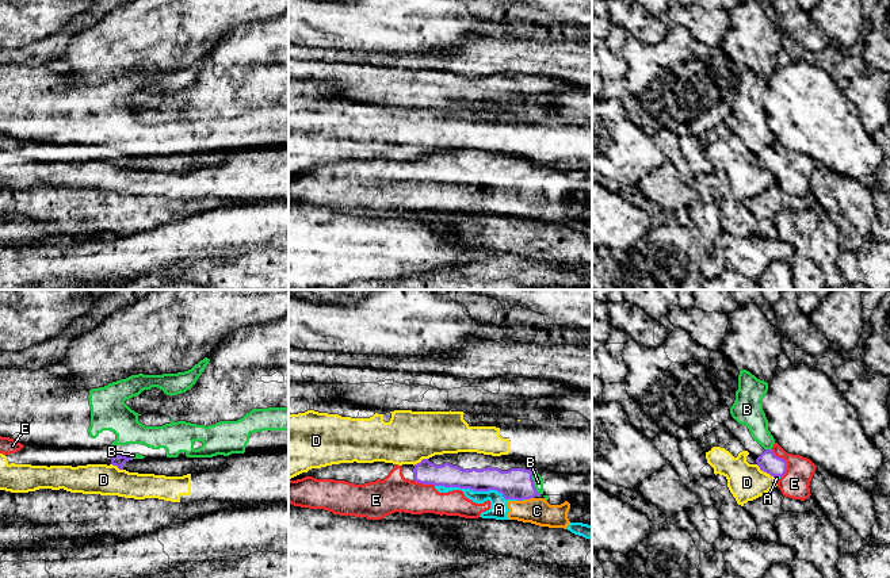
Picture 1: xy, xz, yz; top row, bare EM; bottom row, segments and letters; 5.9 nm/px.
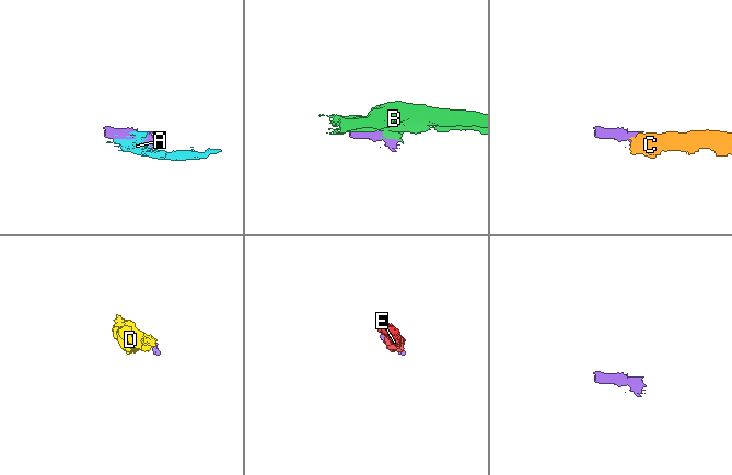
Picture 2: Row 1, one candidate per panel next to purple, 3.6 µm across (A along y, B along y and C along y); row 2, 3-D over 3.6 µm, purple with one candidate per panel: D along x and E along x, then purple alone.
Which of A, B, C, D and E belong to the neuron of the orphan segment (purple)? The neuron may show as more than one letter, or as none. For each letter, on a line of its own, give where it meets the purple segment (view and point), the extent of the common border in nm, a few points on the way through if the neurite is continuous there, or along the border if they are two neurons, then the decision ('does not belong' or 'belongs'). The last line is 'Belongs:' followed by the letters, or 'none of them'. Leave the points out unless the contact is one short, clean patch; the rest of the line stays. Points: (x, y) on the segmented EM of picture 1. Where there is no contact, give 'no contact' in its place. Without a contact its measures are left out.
A: meets purple in xz at (477, 490); contact 500 nm long; belongs
B: meets purple in xz at (533, 482); contact 150 nm long; does not belong
C: meets purple in xz at (528, 498); contact 60 nm long; belongs
D: meets purple in yz at (766, 471); contact 140 nm long; border along yz (756, 464), (774, 478); does not belong
E: meets purple in yz at (786, 463); contact 190 nm long; belongs
Belongs: A, C, E

